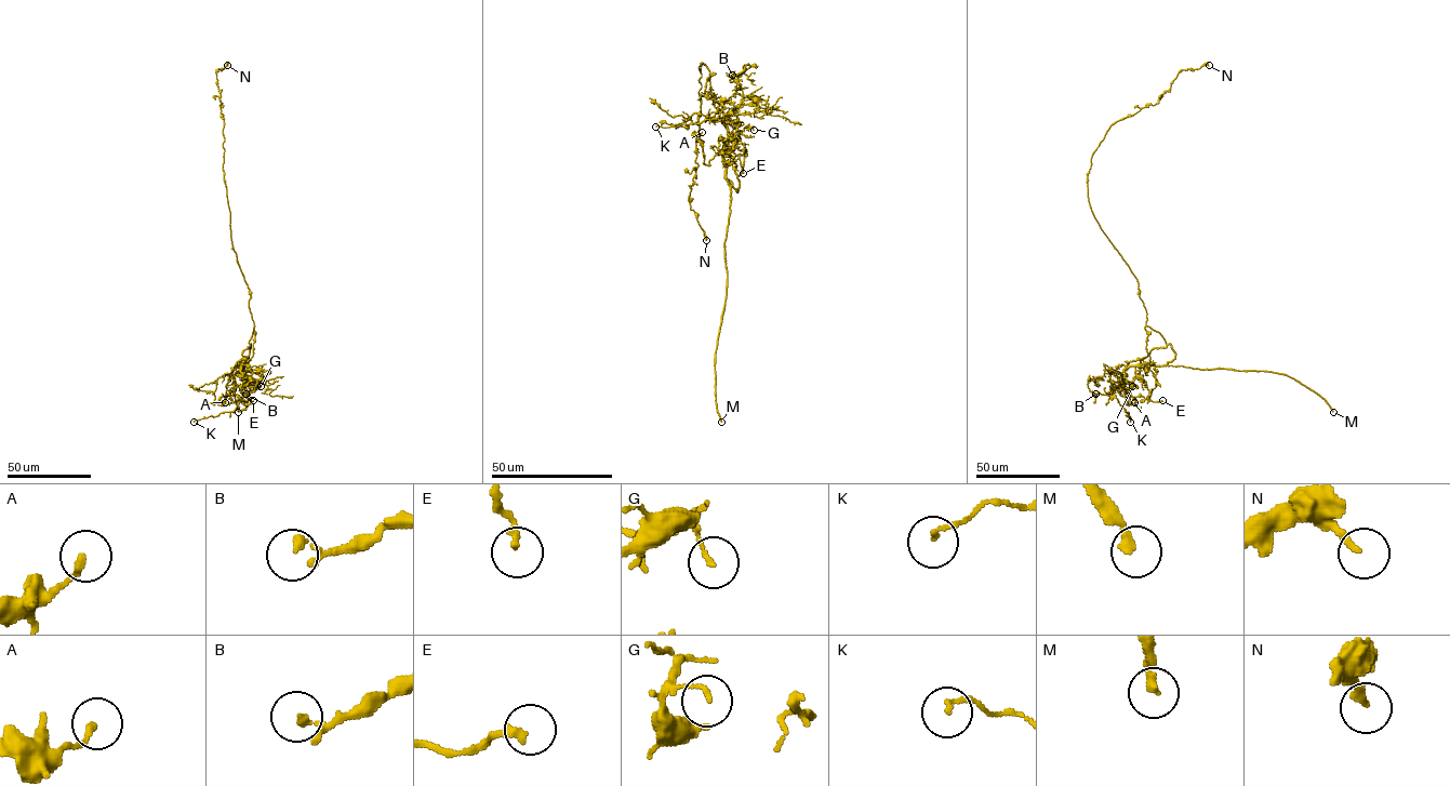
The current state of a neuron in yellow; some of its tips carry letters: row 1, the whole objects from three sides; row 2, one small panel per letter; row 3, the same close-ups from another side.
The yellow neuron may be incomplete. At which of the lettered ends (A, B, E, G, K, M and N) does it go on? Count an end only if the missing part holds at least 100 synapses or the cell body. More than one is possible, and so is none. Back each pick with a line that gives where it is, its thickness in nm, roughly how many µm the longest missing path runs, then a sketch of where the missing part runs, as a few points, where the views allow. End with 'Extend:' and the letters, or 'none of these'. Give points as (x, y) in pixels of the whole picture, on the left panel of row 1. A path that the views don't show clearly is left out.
M: at (238, 412); 240 nm thick; about 90 µm are missing
Extend: M

